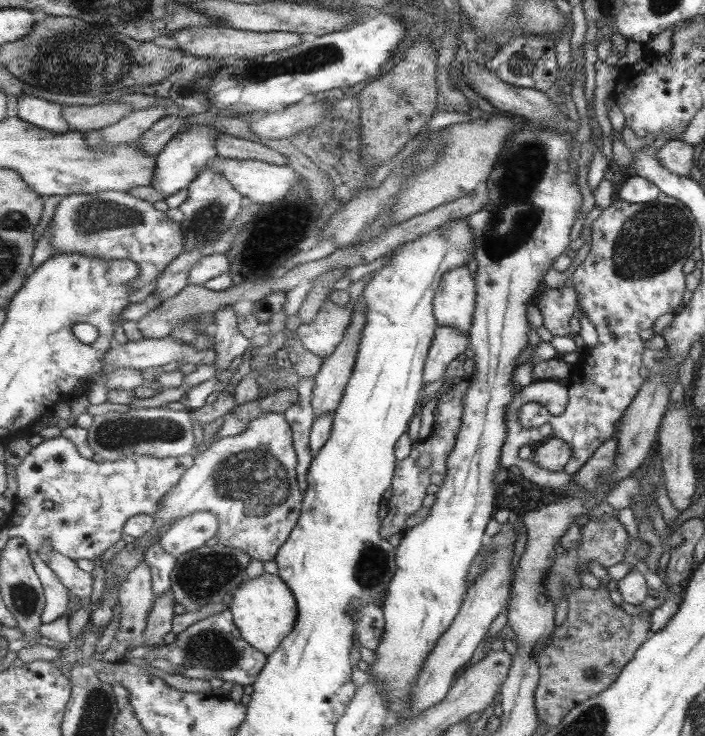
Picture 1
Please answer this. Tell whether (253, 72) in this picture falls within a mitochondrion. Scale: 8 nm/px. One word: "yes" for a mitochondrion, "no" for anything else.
yes

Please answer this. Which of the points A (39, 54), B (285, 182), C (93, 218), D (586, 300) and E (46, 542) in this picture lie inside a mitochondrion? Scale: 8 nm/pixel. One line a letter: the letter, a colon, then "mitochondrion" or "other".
A: mitochondrion
B: other
C: mitochondrion
D: other
E: other

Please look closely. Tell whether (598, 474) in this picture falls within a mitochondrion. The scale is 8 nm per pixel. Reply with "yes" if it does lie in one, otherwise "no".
yes

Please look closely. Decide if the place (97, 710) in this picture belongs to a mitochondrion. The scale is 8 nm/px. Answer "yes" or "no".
yes

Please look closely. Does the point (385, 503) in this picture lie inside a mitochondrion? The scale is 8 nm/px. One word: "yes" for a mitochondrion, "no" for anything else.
no

